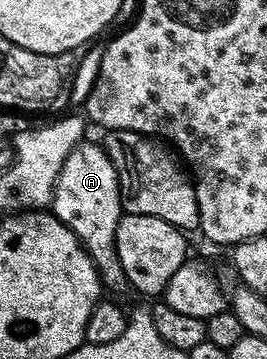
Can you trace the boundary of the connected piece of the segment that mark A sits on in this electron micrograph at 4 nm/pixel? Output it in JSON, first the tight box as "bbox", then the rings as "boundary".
{"bbox":[50,140,127,294],"boundary":[[[83,140],[69,152],[57,176],[50,210],[84,245],[97,268],[103,287],[112,294],[127,291],[127,276],[120,264],[119,255],[116,254],[115,244],[116,226],[124,214],[122,196],[119,194],[119,178],[115,166],[103,145]]]}

